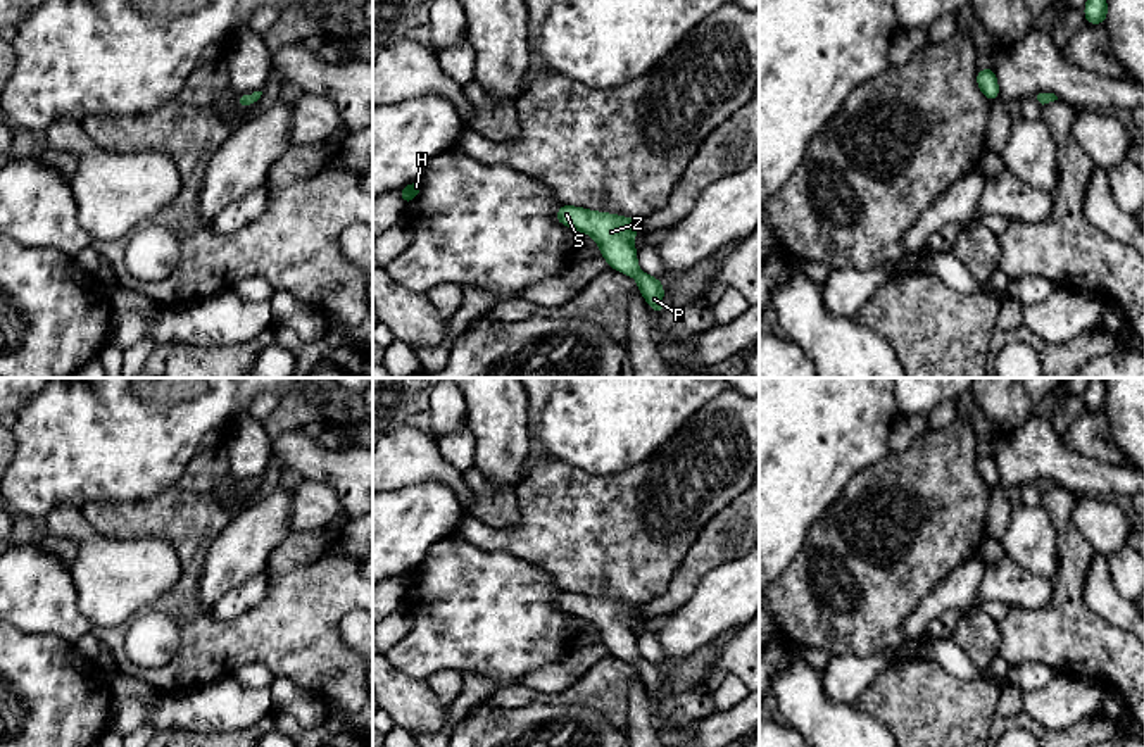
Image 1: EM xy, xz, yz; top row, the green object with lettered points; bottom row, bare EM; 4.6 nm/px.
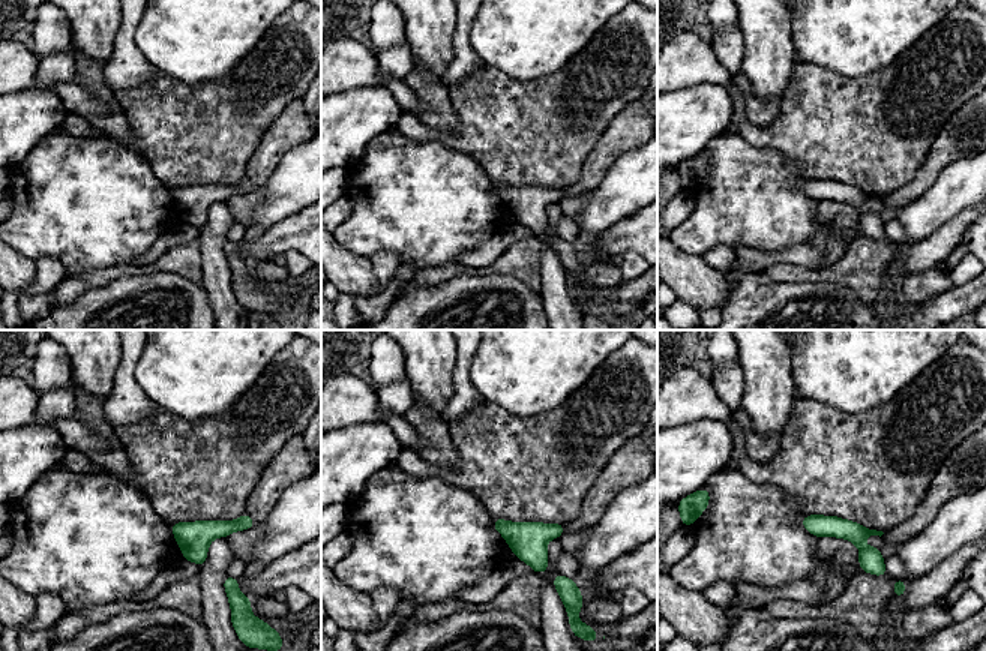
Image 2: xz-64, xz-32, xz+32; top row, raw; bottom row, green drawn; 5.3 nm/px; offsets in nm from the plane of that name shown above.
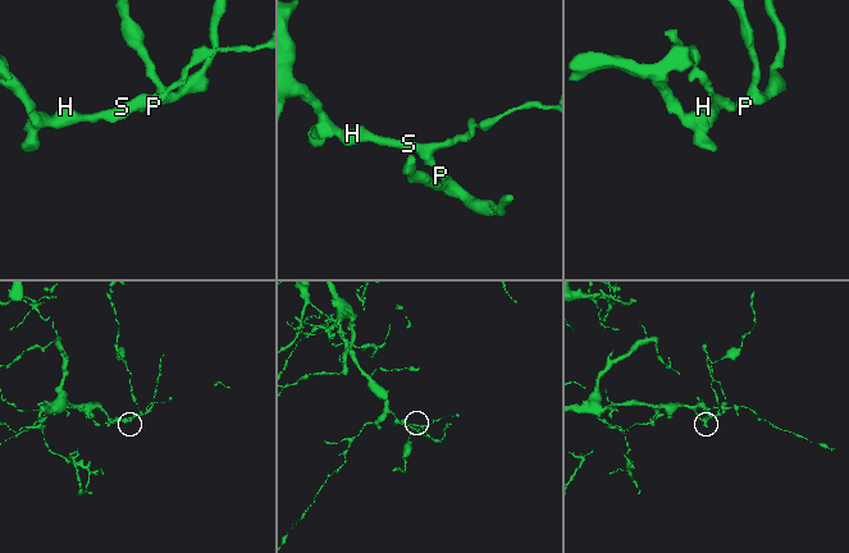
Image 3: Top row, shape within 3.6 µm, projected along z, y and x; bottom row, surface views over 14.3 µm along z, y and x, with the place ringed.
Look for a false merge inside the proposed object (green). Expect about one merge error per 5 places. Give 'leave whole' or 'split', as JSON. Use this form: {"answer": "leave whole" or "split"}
{"answer": "leave whole"}

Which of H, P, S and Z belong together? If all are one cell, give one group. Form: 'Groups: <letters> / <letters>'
Groups: H P S Z

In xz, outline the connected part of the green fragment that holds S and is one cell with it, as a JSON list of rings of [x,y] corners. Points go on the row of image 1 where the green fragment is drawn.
[[[561,205],[556,221],[569,229],[590,235],[599,243],[600,257],[609,262],[611,269],[633,276],[645,302],[657,316],[664,312],[664,286],[659,278],[642,273],[637,262],[633,236],[637,235],[642,219],[594,212],[575,205]]]

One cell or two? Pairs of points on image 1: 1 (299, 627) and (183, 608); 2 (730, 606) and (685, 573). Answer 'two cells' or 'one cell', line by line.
1: one cell
2: two cells

